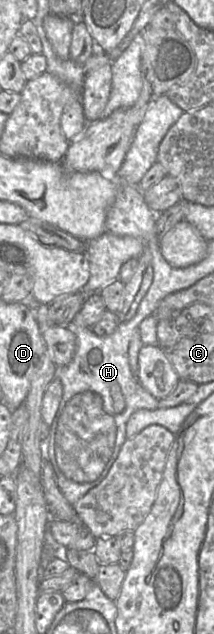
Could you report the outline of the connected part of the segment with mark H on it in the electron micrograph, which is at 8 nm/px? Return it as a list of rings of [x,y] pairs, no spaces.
[[[123,305],[122,311],[116,313],[120,322],[115,332],[109,336],[98,336],[90,327],[79,324],[68,327],[75,335],[76,350],[72,360],[66,366],[58,368],[57,378],[62,385],[63,394],[54,420],[49,425],[48,435],[40,443],[43,458],[52,466],[56,483],[71,506],[108,474],[121,446],[127,440],[125,430],[129,417],[139,409],[159,408],[159,400],[139,384],[131,371],[128,349],[131,338],[138,332],[138,326],[134,329],[132,319],[125,320],[127,312]]]

